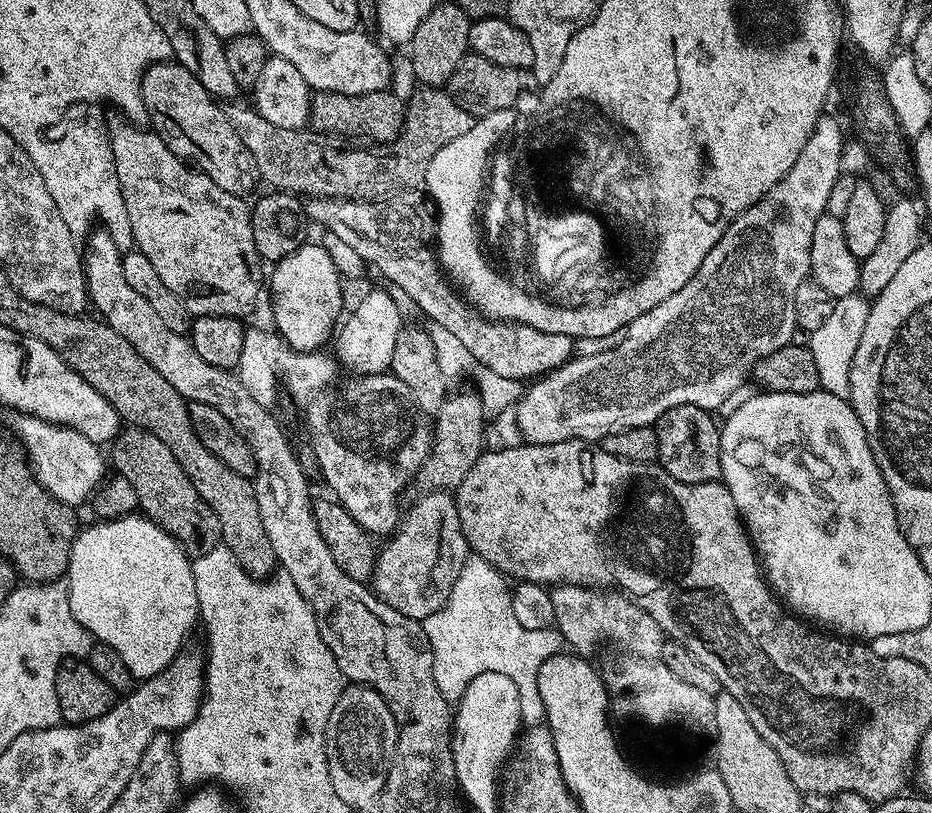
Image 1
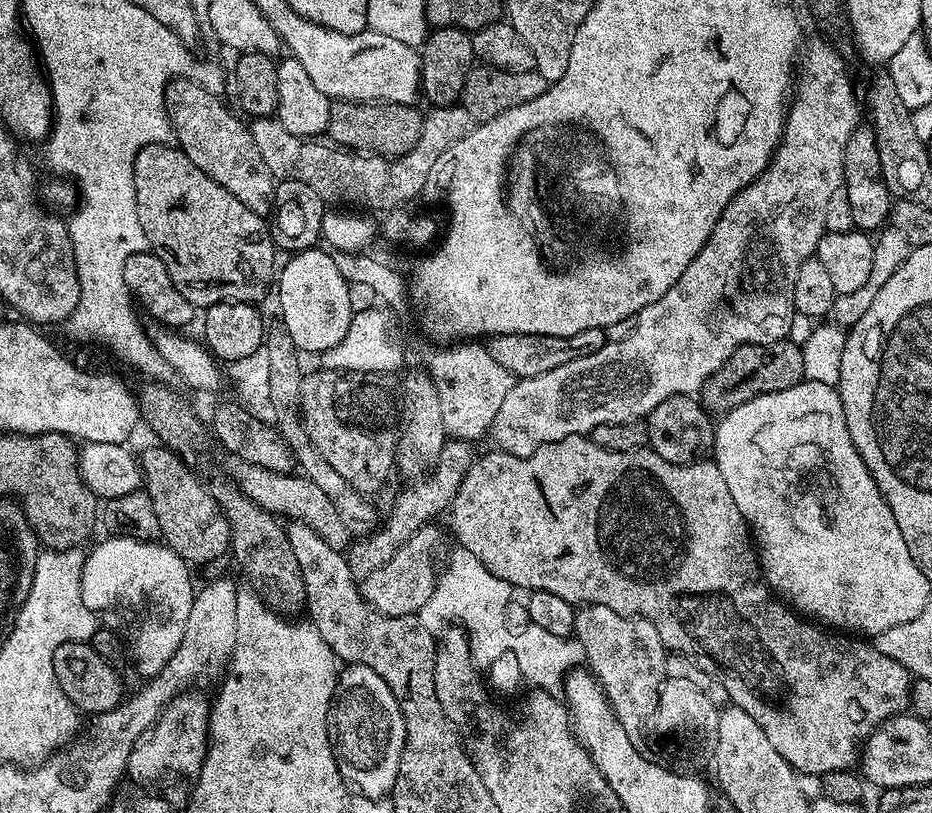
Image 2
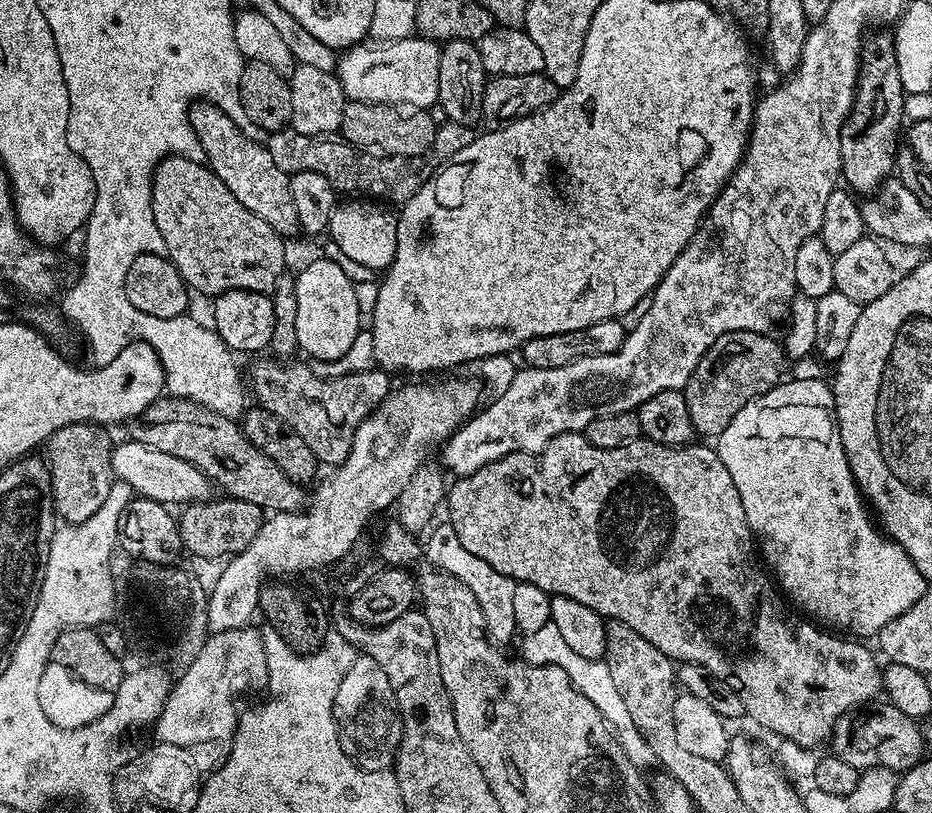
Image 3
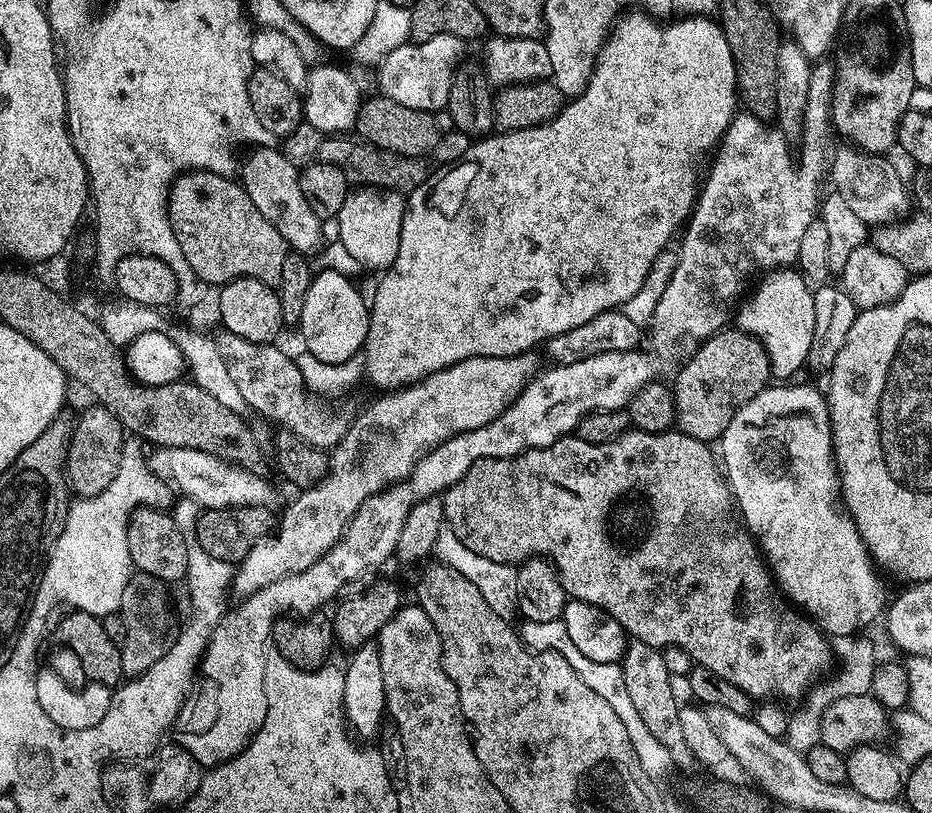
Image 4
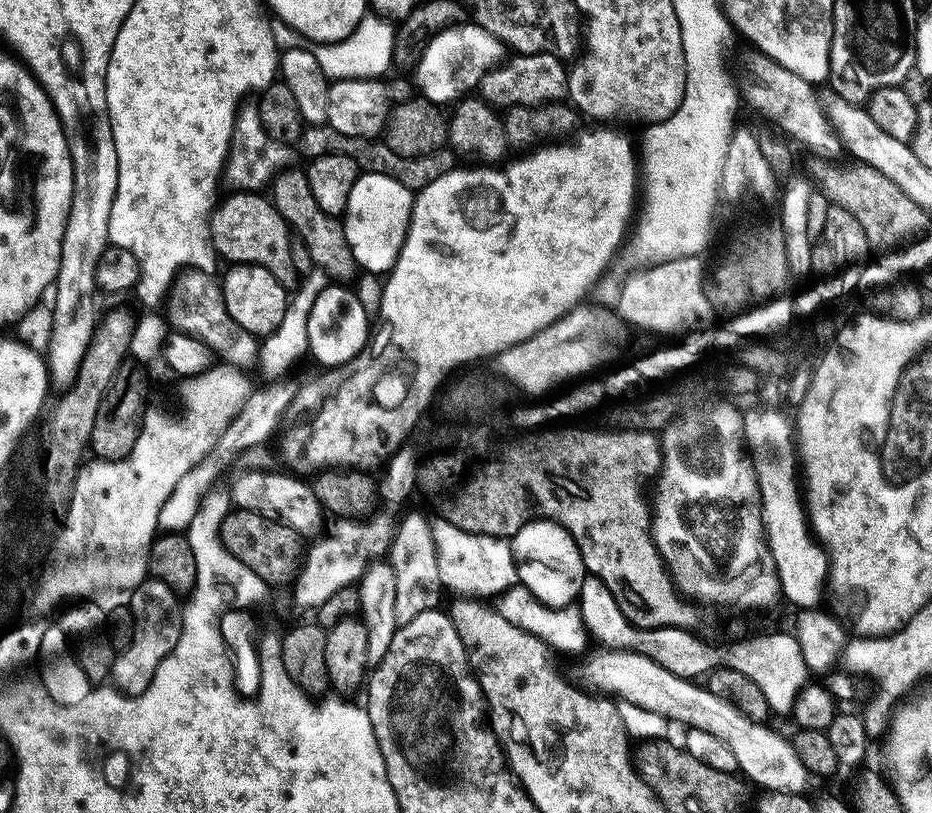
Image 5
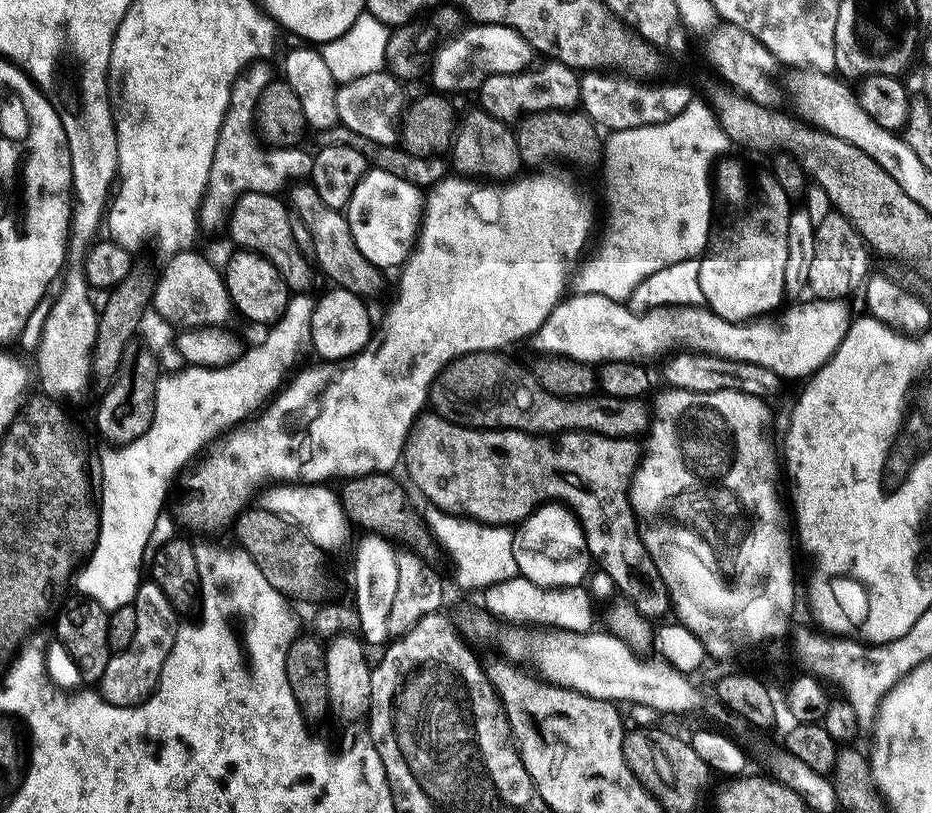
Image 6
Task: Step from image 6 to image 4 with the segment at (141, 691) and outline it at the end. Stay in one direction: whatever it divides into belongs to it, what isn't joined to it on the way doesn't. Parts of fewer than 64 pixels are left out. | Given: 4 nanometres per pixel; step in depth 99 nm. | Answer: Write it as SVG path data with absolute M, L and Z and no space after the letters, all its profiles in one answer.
M133 571L126 583L119 609L122 622L126 622L126 642L119 644L125 677L142 675L174 646L181 621L178 618L176 620L176 612L172 609L172 596L168 592L171 592L169 585L145 572Z

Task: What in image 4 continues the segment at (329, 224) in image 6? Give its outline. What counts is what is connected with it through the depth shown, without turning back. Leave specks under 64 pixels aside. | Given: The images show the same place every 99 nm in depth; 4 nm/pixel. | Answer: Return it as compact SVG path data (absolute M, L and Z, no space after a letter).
M279 147L256 148L248 156L248 161L243 161L238 172L239 183L250 194L250 202L258 206L258 214L270 222L282 234L293 253L308 252L319 249L325 243L324 228L320 216L310 210L310 202L306 202L306 194L302 194L300 185L300 168L284 156Z

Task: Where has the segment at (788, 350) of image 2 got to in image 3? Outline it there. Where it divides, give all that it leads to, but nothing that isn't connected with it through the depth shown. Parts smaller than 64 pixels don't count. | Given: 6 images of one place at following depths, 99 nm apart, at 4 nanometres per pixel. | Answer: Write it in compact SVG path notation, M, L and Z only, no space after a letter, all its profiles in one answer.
M731 332L716 339L714 346L699 360L682 390L691 424L699 435L718 438L742 406L768 393L781 381L788 357L783 345L772 338L761 332Z

